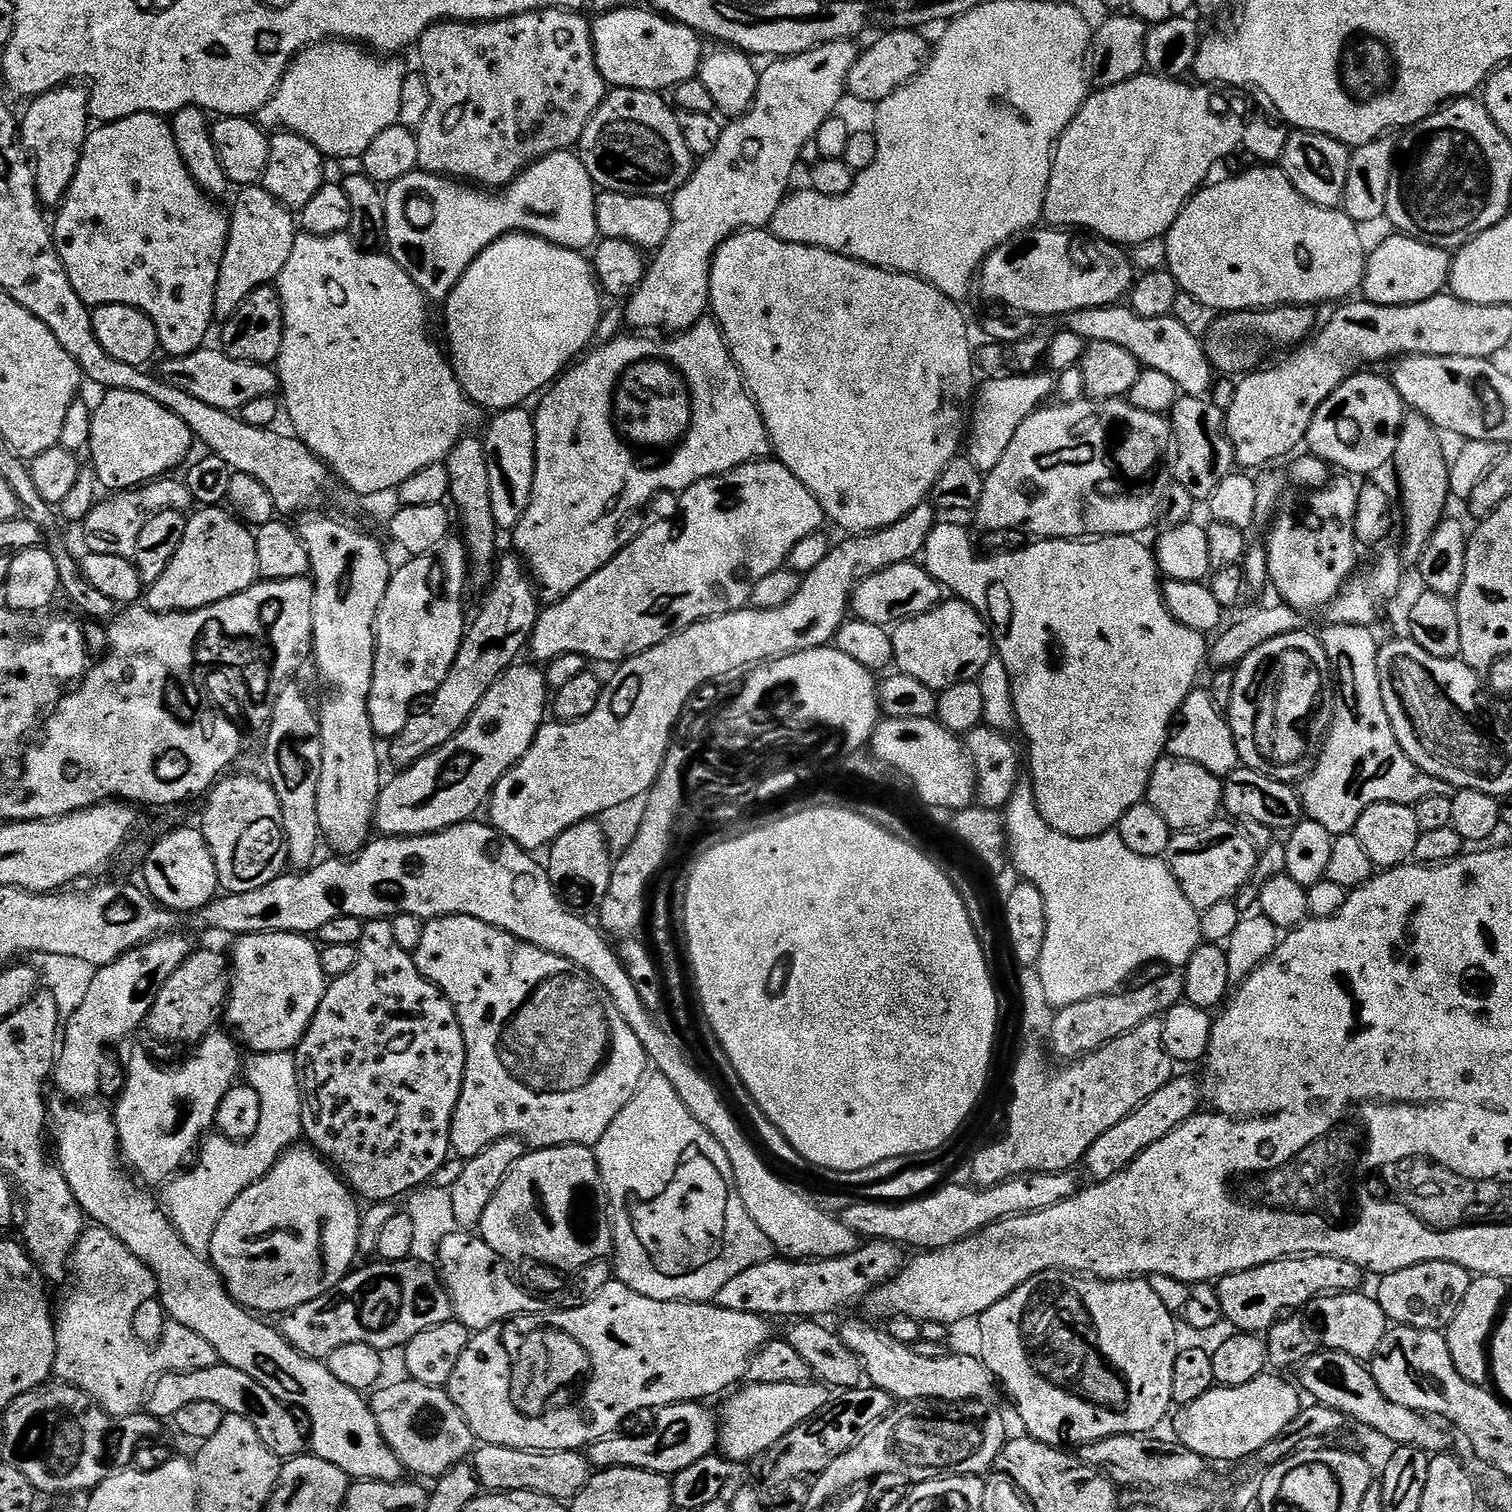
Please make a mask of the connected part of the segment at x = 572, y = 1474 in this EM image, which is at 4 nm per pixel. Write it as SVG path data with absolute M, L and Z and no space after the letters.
M481 1443L470 1460L485 1493L537 1492L552 1500L570 1502L588 1485L590 1465L583 1451L527 1452L510 1446Z

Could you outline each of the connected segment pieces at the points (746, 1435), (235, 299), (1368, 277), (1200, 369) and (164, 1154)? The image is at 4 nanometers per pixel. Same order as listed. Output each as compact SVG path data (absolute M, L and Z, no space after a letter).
M819 1382L748 1384L736 1391L727 1397L724 1409L718 1412L718 1448L732 1462L755 1461L769 1452L778 1438L786 1438L794 1426L802 1426L802 1422L816 1416L830 1403L829 1389Z
M244 186L237 192L240 193L236 196L236 205L230 208L228 241L214 294L215 319L220 322L236 313L254 289L279 281L282 266L286 266L298 235L297 217L263 186Z
M1391 235L1373 252L1371 249L1367 253L1362 285L1363 299L1378 306L1406 306L1441 295L1448 288L1448 275L1452 269L1449 249L1423 244L1412 236Z
M1128 306L1110 308L1087 308L1081 312L1070 312L1066 317L1067 331L1080 335L1085 342L1114 342L1122 350L1130 350L1141 366L1158 370L1174 378L1174 382L1186 396L1209 395L1212 388L1214 369L1201 337L1190 334L1182 322L1175 317L1142 318Z
M220 1031L209 1032L189 1051L192 1053L181 1064L172 1064L169 1068L159 1068L144 1052L136 1052L128 1060L128 1077L124 1080L124 1093L121 1094L116 1108L114 1107L114 1119L123 1163L145 1185L163 1185L185 1167L184 1159L192 1151L192 1155L197 1151L202 1137L215 1125L218 1106L222 1106L222 1098L226 1098L226 1094L237 1083L236 1075L239 1072L241 1075L242 1060L240 1064L240 1052L236 1049L237 1041L232 1041L226 1033Z

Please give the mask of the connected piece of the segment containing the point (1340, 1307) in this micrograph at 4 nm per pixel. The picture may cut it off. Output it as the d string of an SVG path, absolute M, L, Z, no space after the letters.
M1363 1291L1334 1292L1317 1296L1309 1302L1306 1316L1318 1333L1318 1340L1325 1349L1334 1352L1345 1352L1358 1361L1371 1361L1378 1350L1378 1342L1388 1333L1390 1322L1378 1306L1375 1295L1363 1296Z

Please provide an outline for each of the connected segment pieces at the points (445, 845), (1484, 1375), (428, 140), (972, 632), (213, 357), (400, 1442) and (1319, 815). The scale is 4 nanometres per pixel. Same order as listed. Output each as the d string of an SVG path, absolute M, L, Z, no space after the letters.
M476 818L465 820L462 824L455 824L449 828L443 828L440 832L431 832L425 836L390 836L376 838L380 840L373 839L365 844L363 850L355 858L321 859L307 870L293 871L291 873L293 876L288 876L289 874L275 876L273 880L266 882L266 886L258 890L217 895L215 900L211 900L207 906L195 913L194 920L200 928L209 928L212 932L229 932L232 938L239 938L259 932L316 934L322 926L326 926L326 922L343 916L358 918L362 922L382 920L402 914L414 914L425 922L437 920L439 916L465 916L466 918L478 918L498 930L506 930L514 938L533 944L535 948L541 948L550 954L566 958L574 962L574 966L581 968L600 987L601 993L616 1007L618 1014L622 1014L626 1026L630 1026L630 1030L638 1034L638 1042L642 1042L655 1071L664 1076L670 1082L670 1086L674 1086L686 1110L690 1110L690 1114L694 1114L694 1118L715 1138L718 1146L726 1150L726 1158L730 1158L730 1166L734 1170L734 1182L738 1186L738 1194L750 1218L758 1222L762 1234L770 1238L773 1249L781 1257L790 1260L829 1260L850 1254L858 1247L856 1232L846 1227L843 1219L819 1208L809 1197L807 1200L802 1193L795 1192L786 1181L779 1180L768 1169L767 1162L756 1153L757 1145L755 1143L752 1145L748 1141L749 1133L747 1131L744 1133L740 1129L741 1121L730 1107L729 1101L722 1095L721 1089L715 1083L712 1085L684 1057L683 1050L672 1041L671 1034L652 1017L655 1016L653 1009L646 1007L642 1002L642 997L638 995L634 982L630 982L630 974L624 970L624 964L620 961L617 949L608 945L609 937L595 923L587 924L584 921L587 919L583 915L573 912L560 900L560 896L554 890L548 877L547 867L541 861L539 864L532 857L535 855L531 851L519 848L512 840L501 839L496 853L492 853L492 843L498 840L498 833L491 823L479 824L478 821L479 819Z
M1477 1275L1473 1279L1470 1290L1466 1290L1466 1298L1462 1298L1462 1306L1458 1306L1458 1314L1454 1314L1454 1322L1446 1330L1450 1358L1471 1384L1487 1385L1490 1380L1490 1337L1497 1326L1508 1299L1509 1281L1501 1276Z
M547 8L491 22L436 24L433 28L427 28L424 31L418 51L420 51L418 68L426 78L426 86L430 86L432 99L430 110L426 110L426 118L422 118L422 126L416 132L419 167L425 172L435 172L438 176L455 178L460 182L471 182L488 190L499 190L511 184L525 168L529 168L544 156L575 149L580 143L590 118L600 108L606 95L606 85L596 65L596 55L592 45L592 25L581 13L565 12L563 8Z
M959 598L945 599L920 616L900 621L891 629L891 633L895 667L903 675L918 678L922 686L930 686L937 694L950 686L958 686L958 682L979 678L982 666L986 666L994 655L987 620Z
M211 346L191 352L188 356L177 356L165 361L158 371L159 379L198 398L198 402L206 402L206 406L214 406L223 412L235 413L254 402L254 398L272 396L278 388L277 373L269 365L247 364L230 358L223 350L216 349L215 352Z
M401 1378L397 1384L386 1384L377 1387L371 1393L372 1413L378 1422L378 1430L382 1430L382 1438L386 1438L390 1450L394 1450L394 1454L399 1458L400 1465L411 1475L412 1472L416 1475L413 1477L432 1476L431 1478L439 1478L442 1474L449 1472L455 1464L465 1463L473 1455L478 1444L476 1436L444 1388L422 1386L422 1382L414 1382L407 1378Z
M1328 624L1325 629L1325 632L1319 633L1320 645L1326 650L1330 676L1334 681L1334 688L1336 684L1337 690L1340 691L1340 697L1337 698L1336 709L1332 712L1332 725L1328 728L1324 749L1319 749L1316 765L1304 777L1298 788L1300 802L1304 806L1304 816L1318 822L1318 826L1326 826L1326 830L1332 833L1333 837L1338 837L1349 835L1355 829L1362 810L1366 810L1371 804L1394 802L1414 806L1422 798L1431 796L1452 798L1452 785L1422 771L1404 753L1394 734L1394 726L1390 726L1390 714L1386 714L1386 706L1382 702L1382 686L1378 682L1378 640L1372 637L1373 629L1341 624Z

